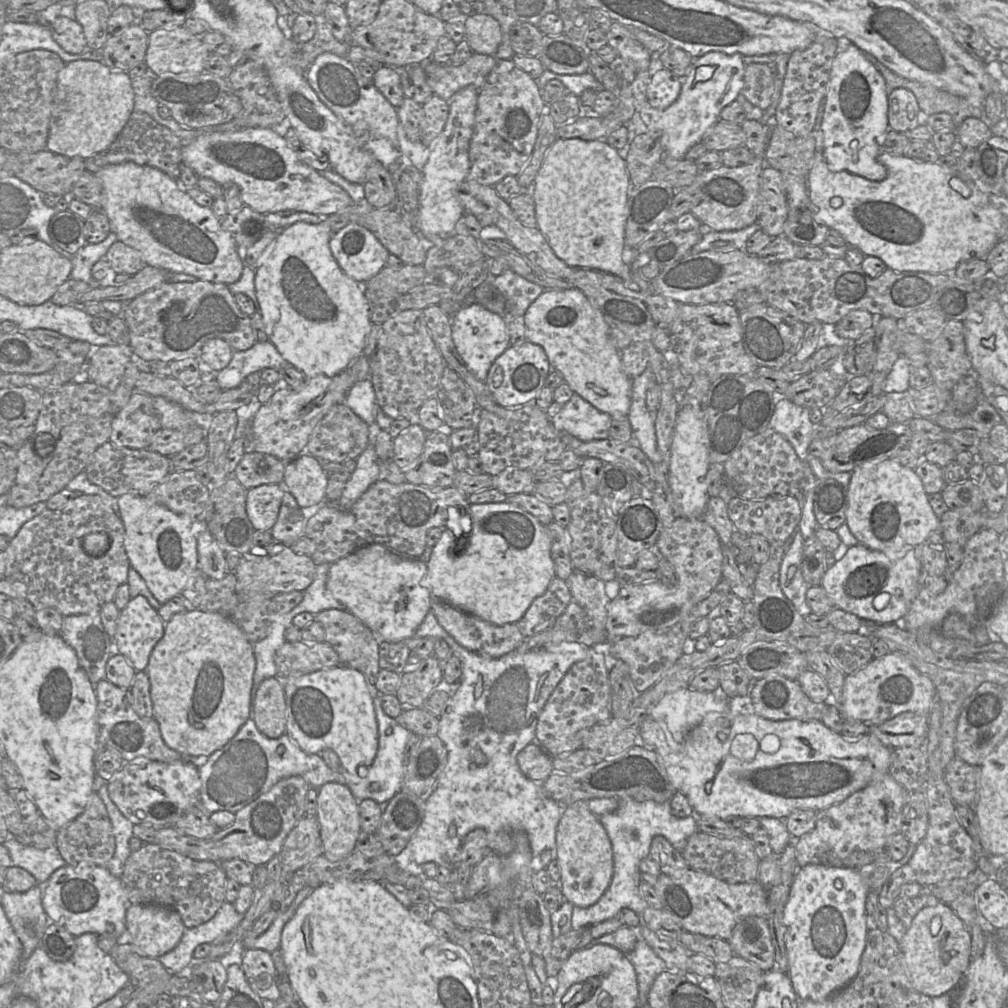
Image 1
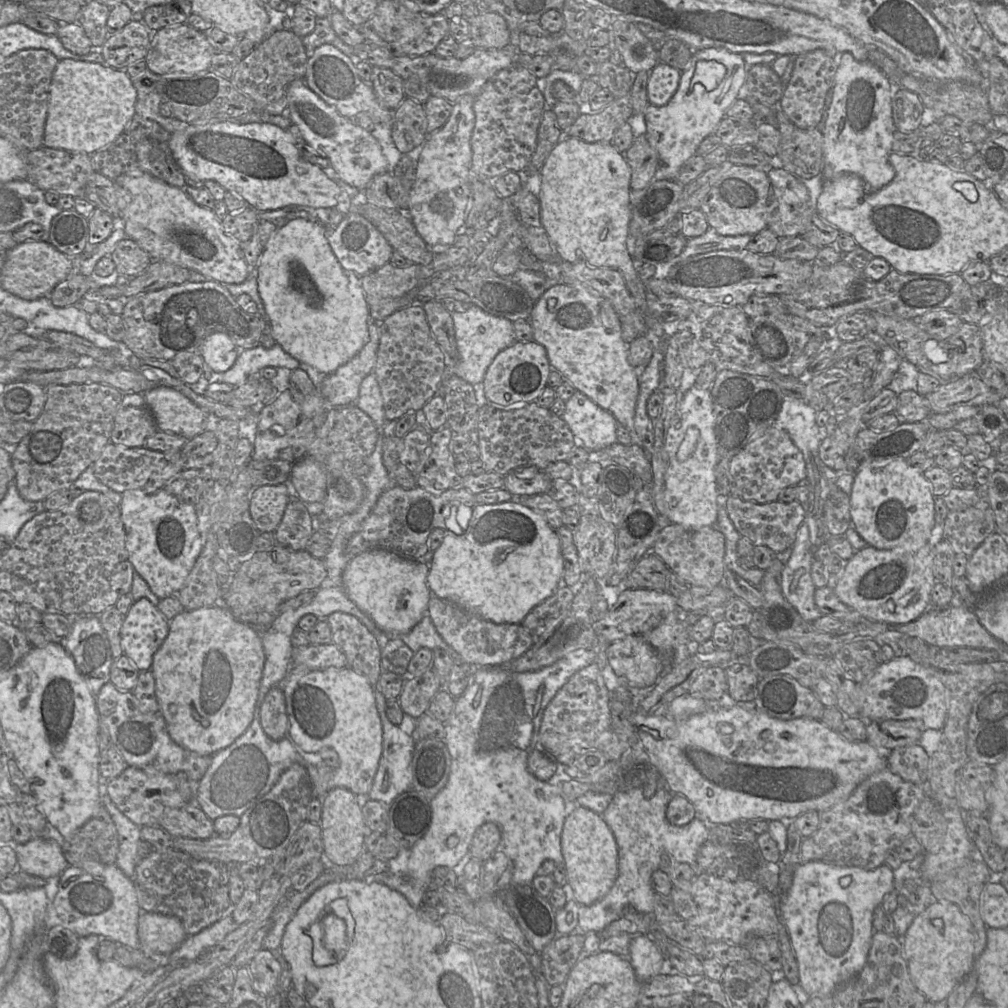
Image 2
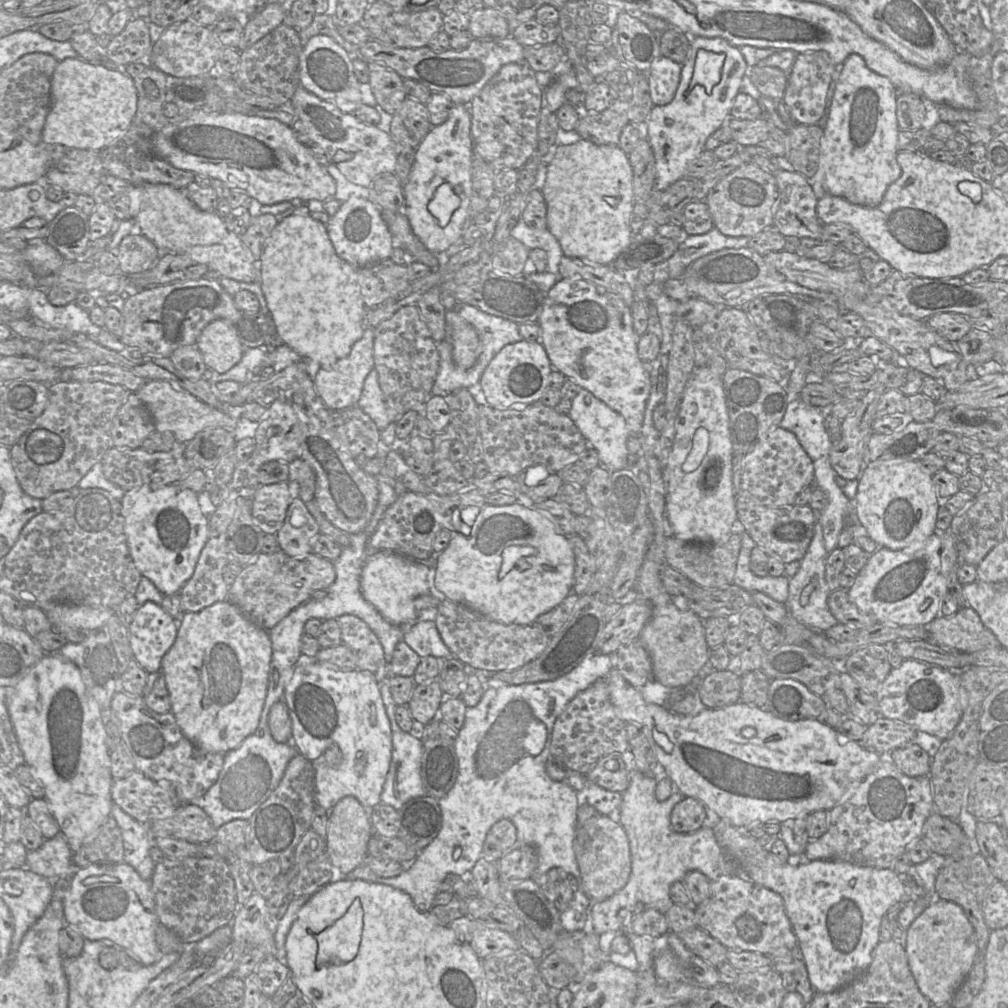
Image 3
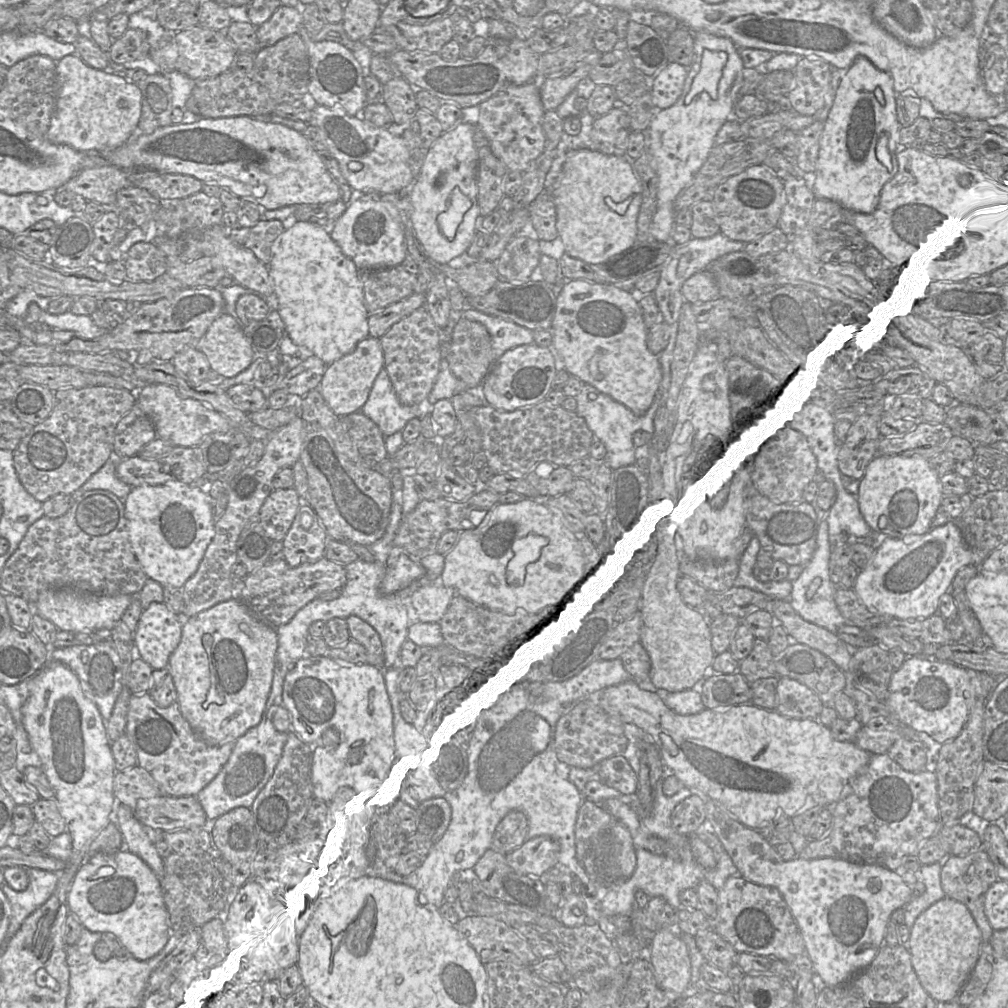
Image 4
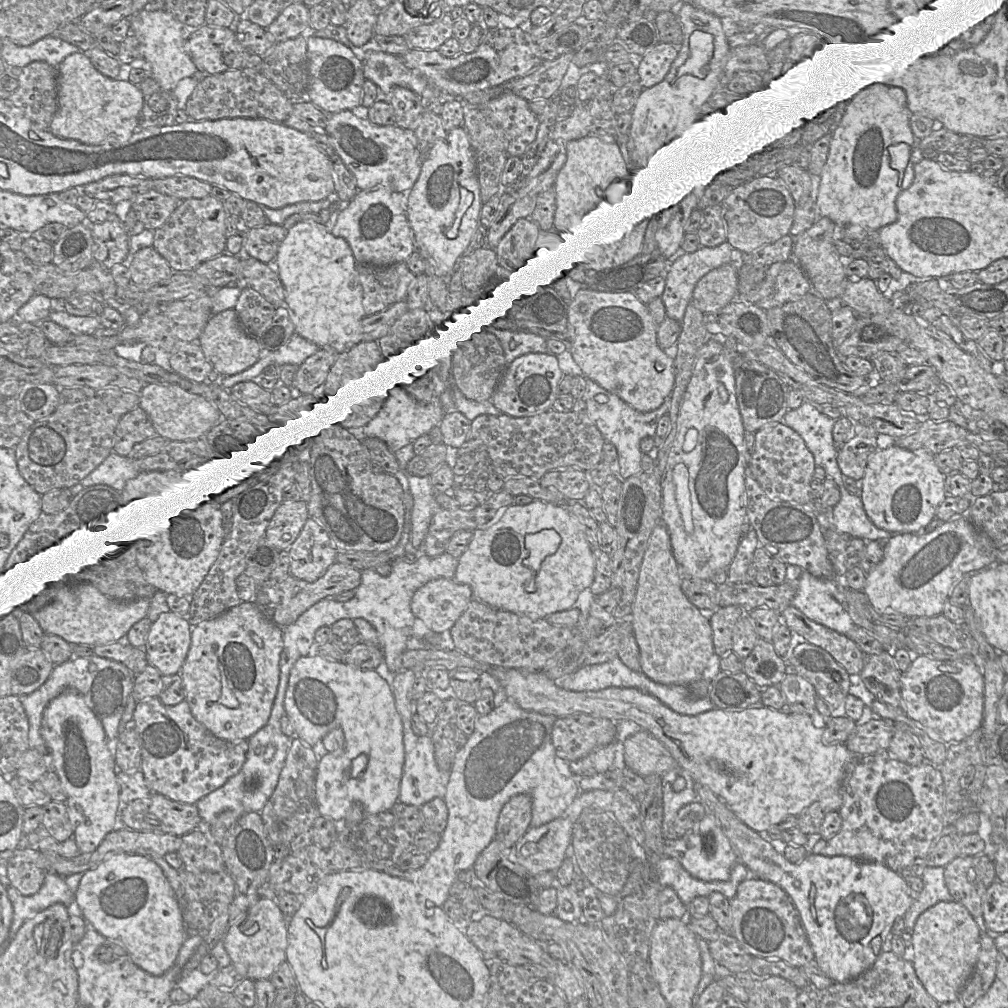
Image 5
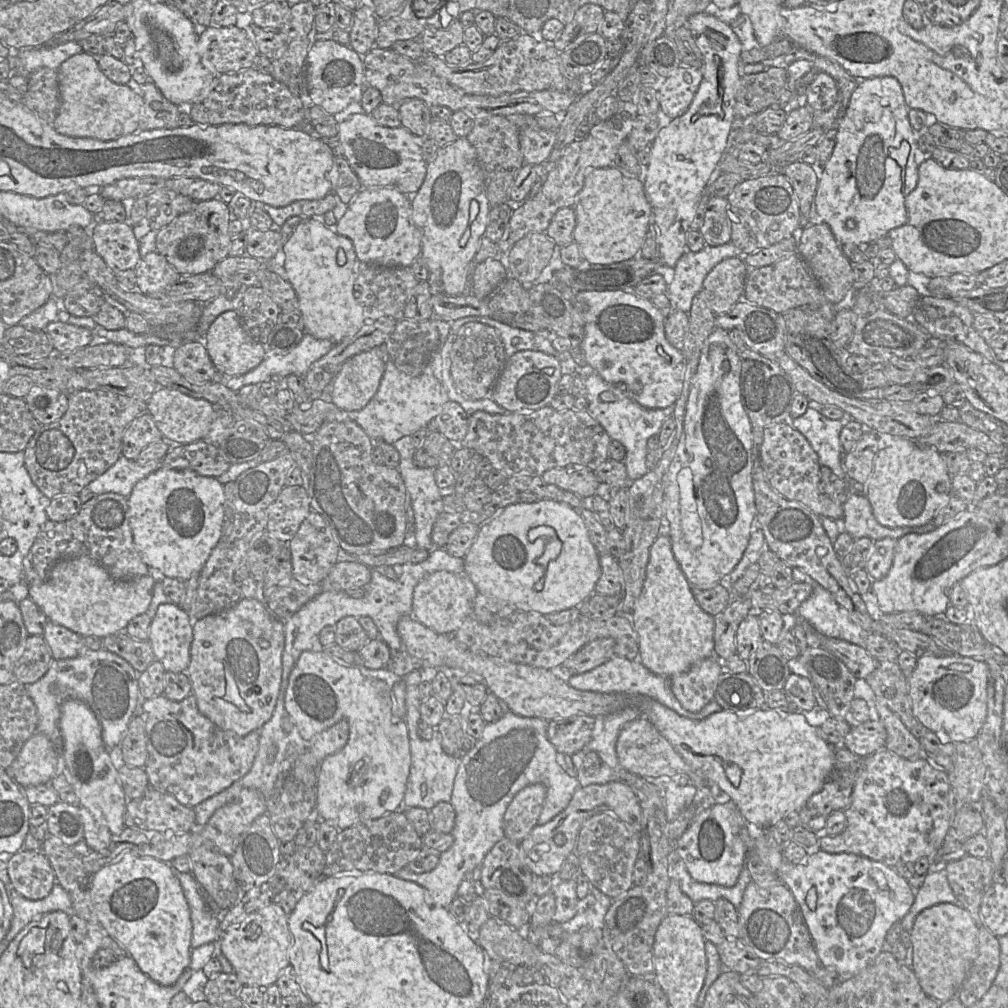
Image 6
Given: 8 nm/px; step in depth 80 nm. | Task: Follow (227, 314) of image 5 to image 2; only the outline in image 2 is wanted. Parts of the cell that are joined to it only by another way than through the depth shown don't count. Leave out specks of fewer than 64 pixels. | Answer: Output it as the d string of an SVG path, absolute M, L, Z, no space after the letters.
M215 332L208 335L201 343L198 353L214 372L226 372L239 354L239 348L225 333Z

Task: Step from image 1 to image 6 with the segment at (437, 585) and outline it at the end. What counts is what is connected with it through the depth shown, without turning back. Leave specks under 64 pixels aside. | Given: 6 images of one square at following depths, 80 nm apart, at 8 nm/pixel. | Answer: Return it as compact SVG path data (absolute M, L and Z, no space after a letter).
M543 498L510 504L489 523L481 525L464 557L464 572L478 593L505 601L519 611L537 611L547 615L579 606L595 591L601 567L599 553L589 538L579 511L567 503Z

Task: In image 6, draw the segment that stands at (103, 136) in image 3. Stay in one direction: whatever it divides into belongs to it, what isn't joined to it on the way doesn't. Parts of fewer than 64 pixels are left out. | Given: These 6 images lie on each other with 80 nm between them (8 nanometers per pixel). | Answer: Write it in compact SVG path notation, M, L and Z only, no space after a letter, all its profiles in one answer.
M82 52L64 61L57 71L60 107L54 129L70 137L89 137L109 141L139 131L143 97L129 85L112 82L101 71L97 57Z

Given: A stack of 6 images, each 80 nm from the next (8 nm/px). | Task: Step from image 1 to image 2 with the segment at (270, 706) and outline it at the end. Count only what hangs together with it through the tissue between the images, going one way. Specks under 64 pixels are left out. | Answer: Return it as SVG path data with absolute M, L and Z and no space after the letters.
M282 686L271 688L266 694L260 713L261 726L274 741L288 736L288 716Z

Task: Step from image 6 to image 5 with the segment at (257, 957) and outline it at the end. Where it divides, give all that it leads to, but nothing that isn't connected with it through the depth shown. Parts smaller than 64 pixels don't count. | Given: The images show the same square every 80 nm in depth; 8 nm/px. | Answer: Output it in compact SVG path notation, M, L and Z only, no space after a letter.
M259 898L226 931L223 943L232 964L245 978L252 981L268 980L276 968L286 961L287 928L285 916L273 898Z

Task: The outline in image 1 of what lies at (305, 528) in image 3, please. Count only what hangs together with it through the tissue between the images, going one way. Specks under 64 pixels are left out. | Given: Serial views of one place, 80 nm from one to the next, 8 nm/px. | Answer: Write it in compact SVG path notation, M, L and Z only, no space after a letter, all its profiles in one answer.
M285 490L277 521L270 531L273 540L290 547L299 538L306 536L307 521L302 507L298 505L294 496Z

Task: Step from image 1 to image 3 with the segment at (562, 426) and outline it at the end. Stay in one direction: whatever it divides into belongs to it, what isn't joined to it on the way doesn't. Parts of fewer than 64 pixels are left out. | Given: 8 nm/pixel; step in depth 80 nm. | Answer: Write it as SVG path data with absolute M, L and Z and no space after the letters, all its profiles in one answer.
M581 389L577 396L572 399L568 416L588 444L598 452L599 465L604 465L606 470L611 473L629 467L630 453L626 442L630 431L622 415L612 410L588 390Z

